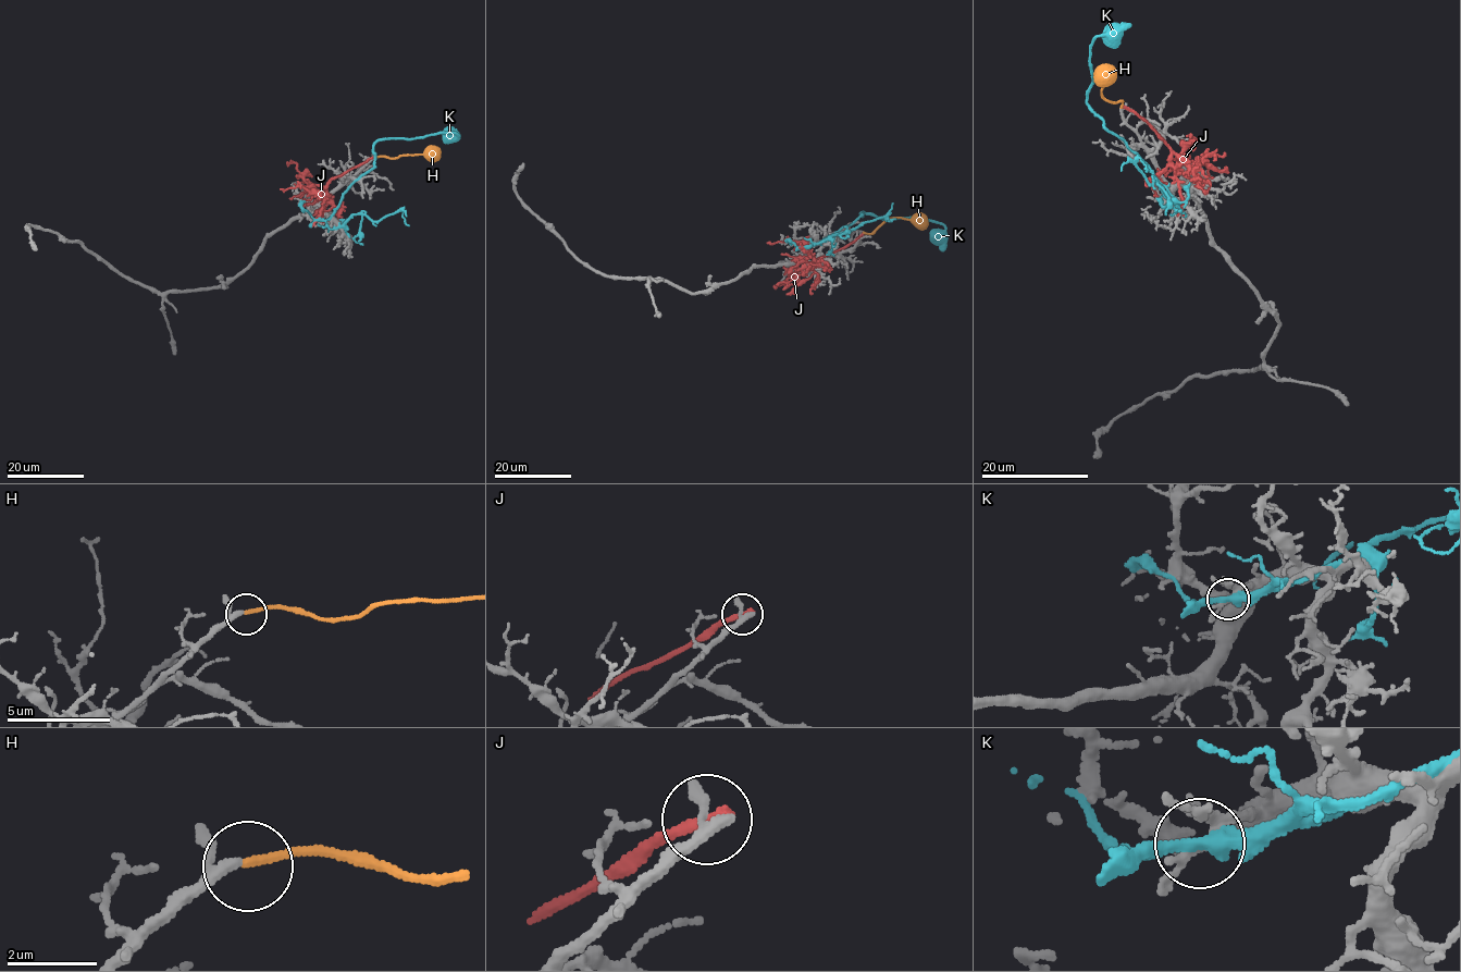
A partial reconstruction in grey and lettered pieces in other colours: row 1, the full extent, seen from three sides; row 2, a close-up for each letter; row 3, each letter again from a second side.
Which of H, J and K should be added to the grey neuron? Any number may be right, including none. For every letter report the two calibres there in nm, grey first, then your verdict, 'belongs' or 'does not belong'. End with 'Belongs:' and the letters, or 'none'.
H: 190 nm thick on the grey side, 200 nm on the other; belongs
J: 280 nm thick on the grey side, 320 nm on the other; does not belong
K: 120 nm thick on the grey side, 300 nm on the other; does not belong
Belongs: H

